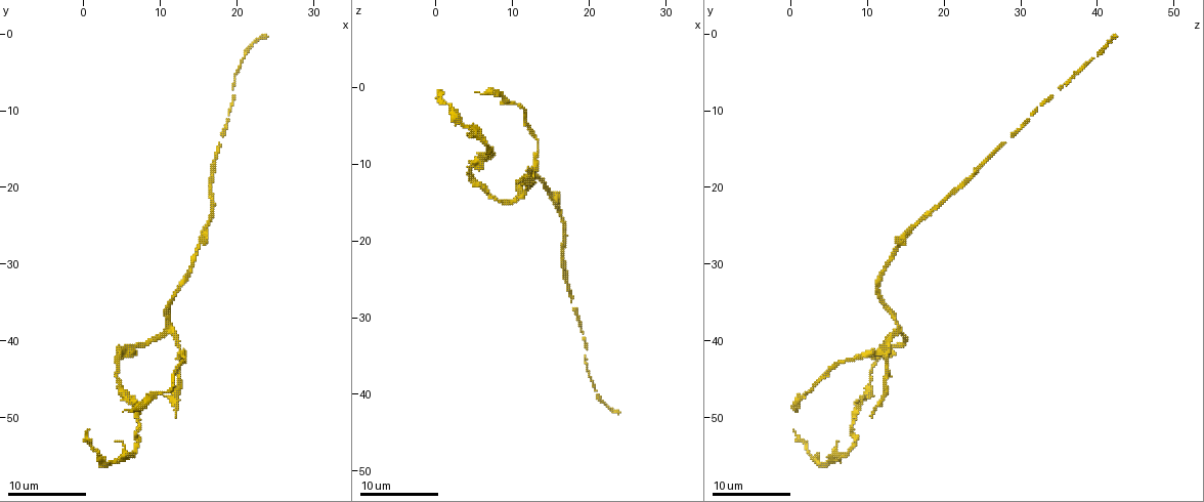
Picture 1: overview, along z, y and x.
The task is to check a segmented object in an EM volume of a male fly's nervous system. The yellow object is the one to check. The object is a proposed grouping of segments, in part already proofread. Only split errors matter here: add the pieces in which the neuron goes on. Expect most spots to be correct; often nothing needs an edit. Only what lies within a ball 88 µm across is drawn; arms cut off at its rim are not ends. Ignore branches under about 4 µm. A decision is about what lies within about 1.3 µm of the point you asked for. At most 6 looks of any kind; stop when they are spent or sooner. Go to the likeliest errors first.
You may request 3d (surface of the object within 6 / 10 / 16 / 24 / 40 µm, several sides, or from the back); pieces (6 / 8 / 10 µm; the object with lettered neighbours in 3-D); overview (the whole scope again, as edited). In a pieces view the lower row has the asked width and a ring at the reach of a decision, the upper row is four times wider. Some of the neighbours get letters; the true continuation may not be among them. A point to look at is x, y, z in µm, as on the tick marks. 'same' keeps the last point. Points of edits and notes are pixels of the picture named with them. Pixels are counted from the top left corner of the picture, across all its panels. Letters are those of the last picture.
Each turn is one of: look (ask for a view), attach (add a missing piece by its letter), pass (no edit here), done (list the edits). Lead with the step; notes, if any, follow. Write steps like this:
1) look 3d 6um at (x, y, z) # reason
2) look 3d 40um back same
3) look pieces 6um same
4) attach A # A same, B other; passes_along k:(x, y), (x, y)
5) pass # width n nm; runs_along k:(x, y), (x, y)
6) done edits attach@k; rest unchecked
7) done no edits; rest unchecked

look pieces 10um at (12.0, 50.0, 10.5) # tapers out

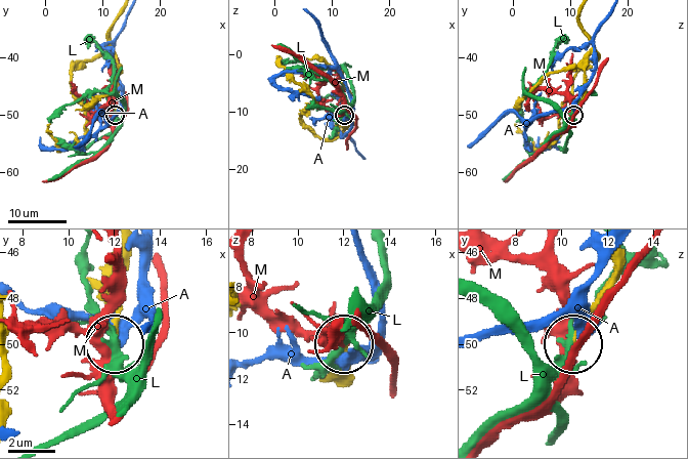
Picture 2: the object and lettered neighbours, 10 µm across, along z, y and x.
pass # A other, L other, M other; no lettered piece goes on from it

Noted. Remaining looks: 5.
look pieces 6um at (1.0, 51.5, 0.5) # tapers out

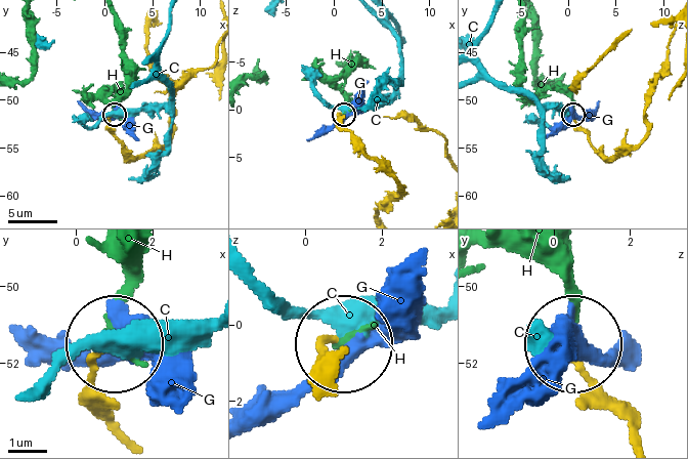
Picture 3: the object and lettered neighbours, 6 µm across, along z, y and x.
pass # C other, G other, H other; no lettered piece goes on from it

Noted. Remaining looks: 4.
look pieces 8um at (5.5, 49.0, 0.5) # branch stops here

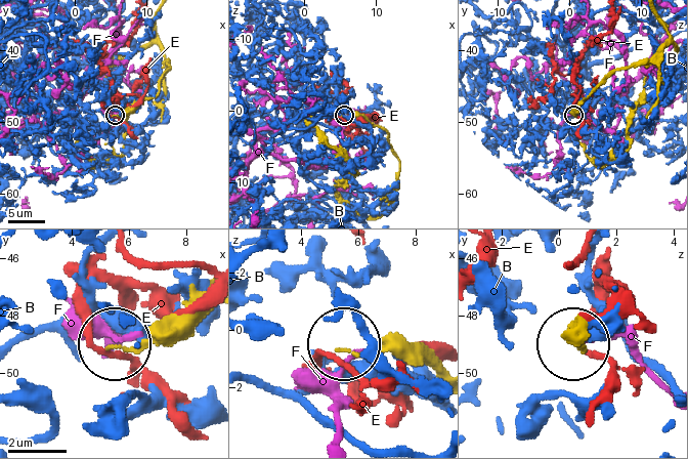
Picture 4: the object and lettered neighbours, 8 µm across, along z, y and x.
pass # B other, E other, F other; runs_along 4:(435, 370), (406, 356), (342, 347); no lettered piece goes on from it

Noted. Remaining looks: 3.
done no edits; rest unchecked

